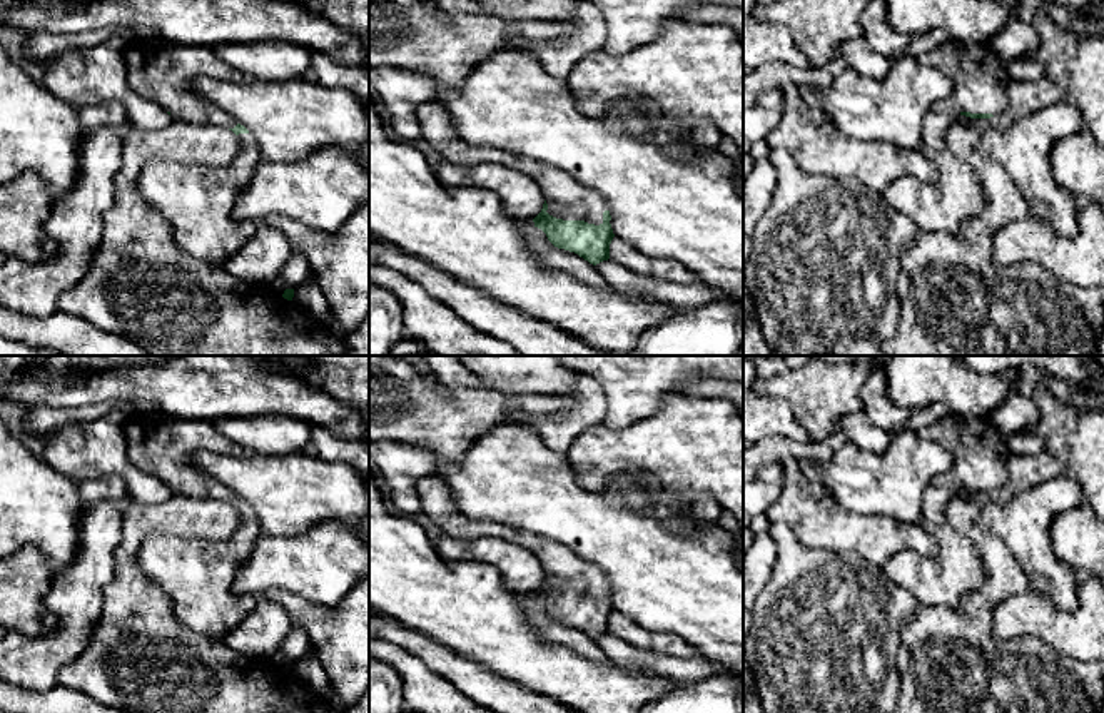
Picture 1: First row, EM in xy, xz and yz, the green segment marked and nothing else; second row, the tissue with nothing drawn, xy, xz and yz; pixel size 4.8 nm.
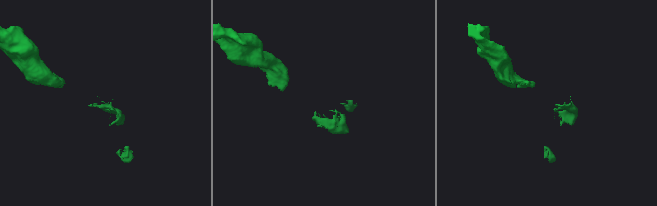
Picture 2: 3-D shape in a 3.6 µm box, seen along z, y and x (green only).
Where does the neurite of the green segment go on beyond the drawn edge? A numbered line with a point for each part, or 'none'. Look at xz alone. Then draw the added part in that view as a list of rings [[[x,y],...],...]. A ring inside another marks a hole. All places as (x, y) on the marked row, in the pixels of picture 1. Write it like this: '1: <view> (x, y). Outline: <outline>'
1: xz (567, 199). Outline: [[[438,102],[423,104],[414,117],[421,125],[421,137],[441,154],[444,162],[468,169],[484,164],[516,170],[539,187],[549,215],[563,220],[585,220],[595,225],[603,224],[603,212],[608,210],[608,205],[601,194],[576,182],[566,172],[529,157],[463,142],[444,107]]]

